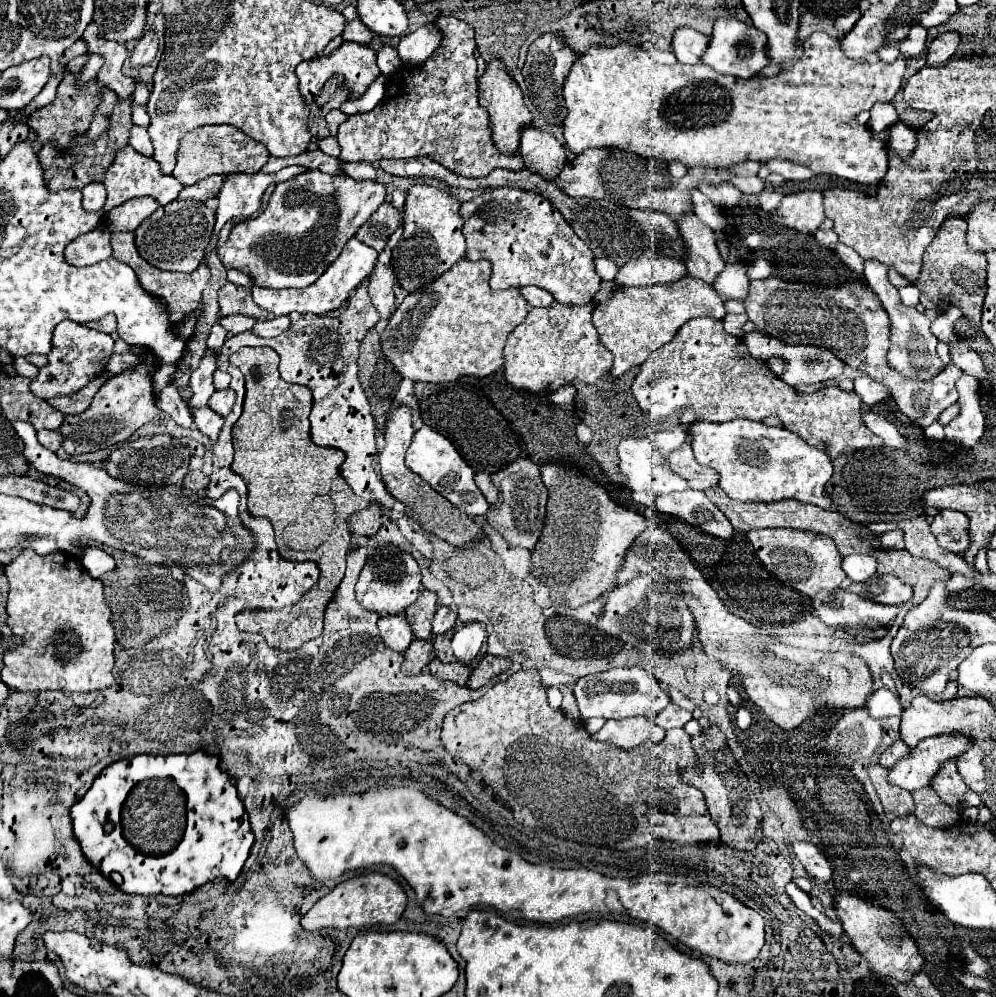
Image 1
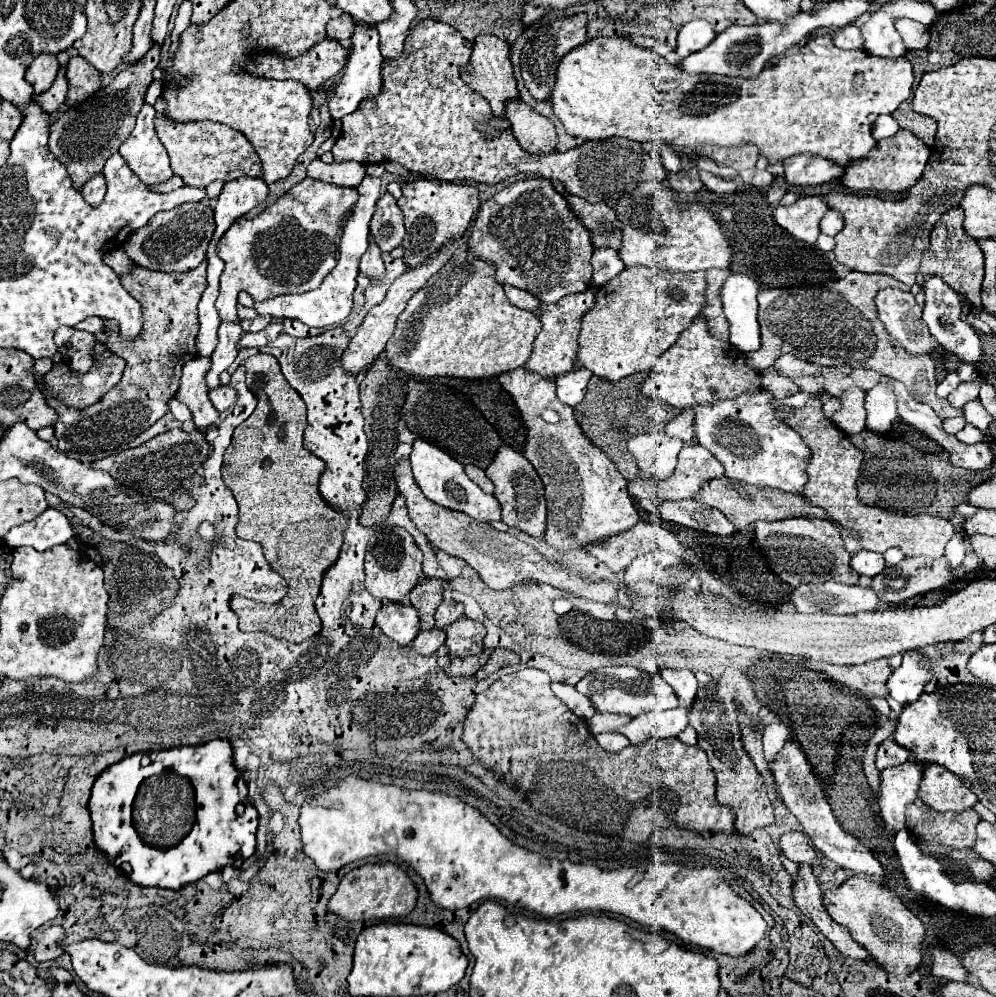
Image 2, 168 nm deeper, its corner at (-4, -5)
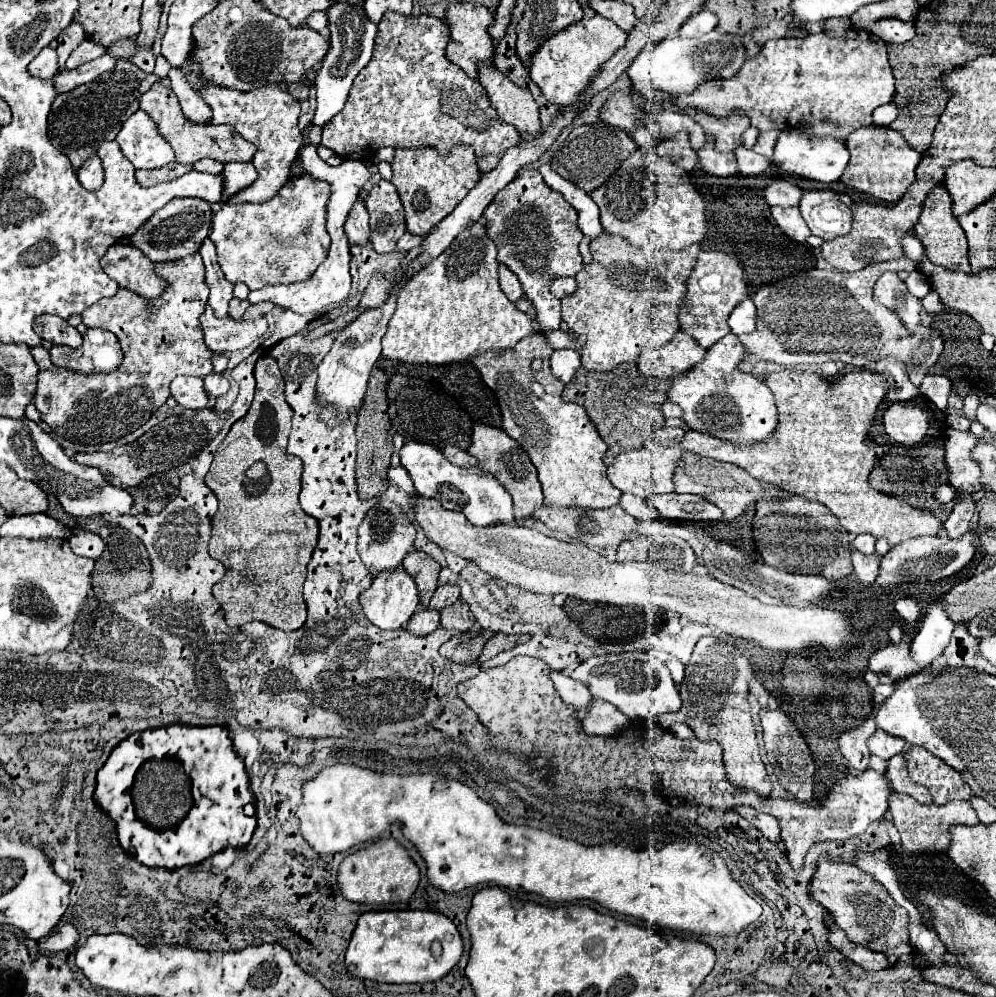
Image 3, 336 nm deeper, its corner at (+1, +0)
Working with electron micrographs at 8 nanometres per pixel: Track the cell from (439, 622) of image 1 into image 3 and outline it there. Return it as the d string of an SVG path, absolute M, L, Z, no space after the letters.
M439 584L431 602L429 602L429 608L431 610L443 610L451 604L455 604L459 598L459 588L453 586L453 584Z

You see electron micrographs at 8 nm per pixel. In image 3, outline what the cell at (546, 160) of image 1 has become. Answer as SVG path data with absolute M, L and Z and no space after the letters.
M479 64L479 82L487 90L489 102L501 120L513 124L521 134L537 136L541 132L539 106L529 90L515 86L497 68L485 64Z

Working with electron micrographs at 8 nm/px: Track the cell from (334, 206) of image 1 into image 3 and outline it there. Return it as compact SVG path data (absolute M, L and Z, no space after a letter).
M293 176L287 184L267 202L261 204L223 204L211 224L211 242L217 248L217 262L231 284L243 282L249 290L259 288L255 278L261 278L263 286L277 286L277 284L293 284L301 280L309 280L313 272L323 264L329 252L329 234L327 234L327 200L331 196L331 186L323 180L315 180L313 176Z

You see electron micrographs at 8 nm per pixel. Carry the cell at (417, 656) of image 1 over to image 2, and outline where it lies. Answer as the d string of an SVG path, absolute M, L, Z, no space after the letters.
M434 627L430 631L420 631L418 637L412 641L412 647L420 655L432 655L432 653L436 653L444 645L444 641L446 641L444 629Z

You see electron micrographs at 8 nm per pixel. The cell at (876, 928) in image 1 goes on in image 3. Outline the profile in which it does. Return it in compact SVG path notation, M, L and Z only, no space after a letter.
M823 856L819 858L809 892L819 904L827 908L827 912L833 916L833 922L847 934L851 942L863 944L875 952L883 952L889 958L899 958L901 954L911 952L907 910L903 906L897 906L895 900L871 874L859 870L845 860L833 862Z

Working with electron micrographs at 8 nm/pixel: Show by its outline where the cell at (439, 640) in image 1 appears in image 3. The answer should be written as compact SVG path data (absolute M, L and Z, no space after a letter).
M457 600L449 608L441 610L441 626L445 630L449 630L451 634L469 632L473 622L475 622L475 616L473 616L473 612L469 610L469 606L463 600Z

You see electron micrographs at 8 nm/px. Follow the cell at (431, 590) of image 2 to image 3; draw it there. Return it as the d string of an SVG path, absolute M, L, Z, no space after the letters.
M411 552L411 554L403 560L403 568L407 570L407 574L411 574L411 578L413 578L415 584L417 584L421 606L427 608L433 592L435 592L437 586L439 586L437 578L439 578L441 566L439 566L431 556L427 556L427 554L423 554L423 552Z

